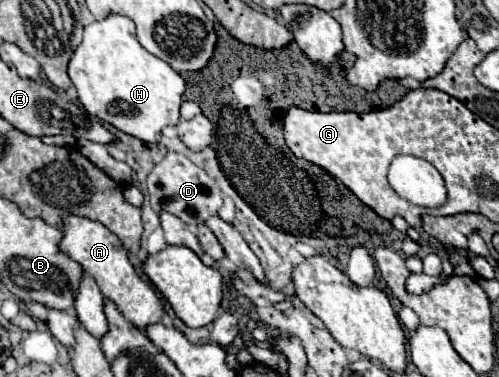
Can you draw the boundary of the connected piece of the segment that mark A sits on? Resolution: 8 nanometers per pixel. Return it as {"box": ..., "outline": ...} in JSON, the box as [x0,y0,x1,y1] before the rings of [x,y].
{"box":[58,215,164,329],"outline":[[[78,215],[64,217],[62,219],[62,239],[60,239],[58,247],[62,253],[72,257],[76,263],[82,265],[82,269],[86,273],[90,273],[94,277],[102,295],[106,299],[114,301],[118,311],[138,329],[144,329],[146,325],[162,319],[164,307],[162,307],[158,293],[154,291],[150,281],[130,265],[128,251],[122,247],[120,239],[114,233],[110,233],[110,231],[106,231],[106,227],[102,227],[102,223],[94,223],[92,219],[78,217]]]}

